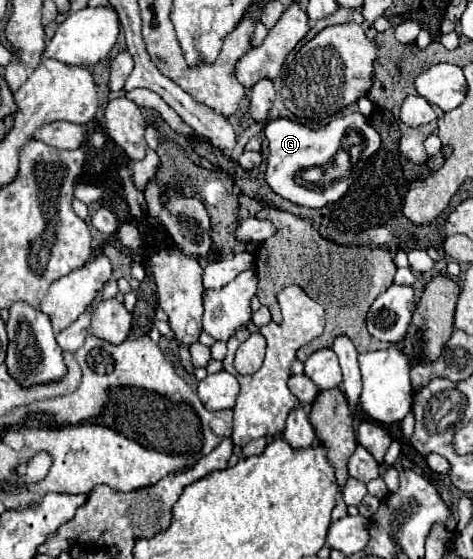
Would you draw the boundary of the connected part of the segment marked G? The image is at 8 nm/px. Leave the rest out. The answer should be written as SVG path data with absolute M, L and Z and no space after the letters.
M347 112L343 114L341 118L333 118L325 128L321 130L311 130L303 124L297 124L293 120L287 120L287 118L277 118L277 120L271 120L267 122L265 126L265 138L269 142L269 158L267 158L267 170L265 170L265 180L269 184L269 188L287 198L289 202L293 204L299 204L299 206L307 206L307 208L323 208L331 202L337 202L351 186L353 178L341 178L337 182L333 182L331 186L327 186L325 190L321 192L315 192L315 190L309 190L309 188L303 188L301 184L297 184L297 174L305 168L311 168L311 166L329 166L333 162L333 156L337 150L341 150L341 142L343 138L347 136L347 132L355 130L359 136L361 136L361 144L363 144L363 150L361 150L361 160L367 162L381 146L381 138L377 134L377 130L373 130L367 122L367 118L361 114L361 112Z

